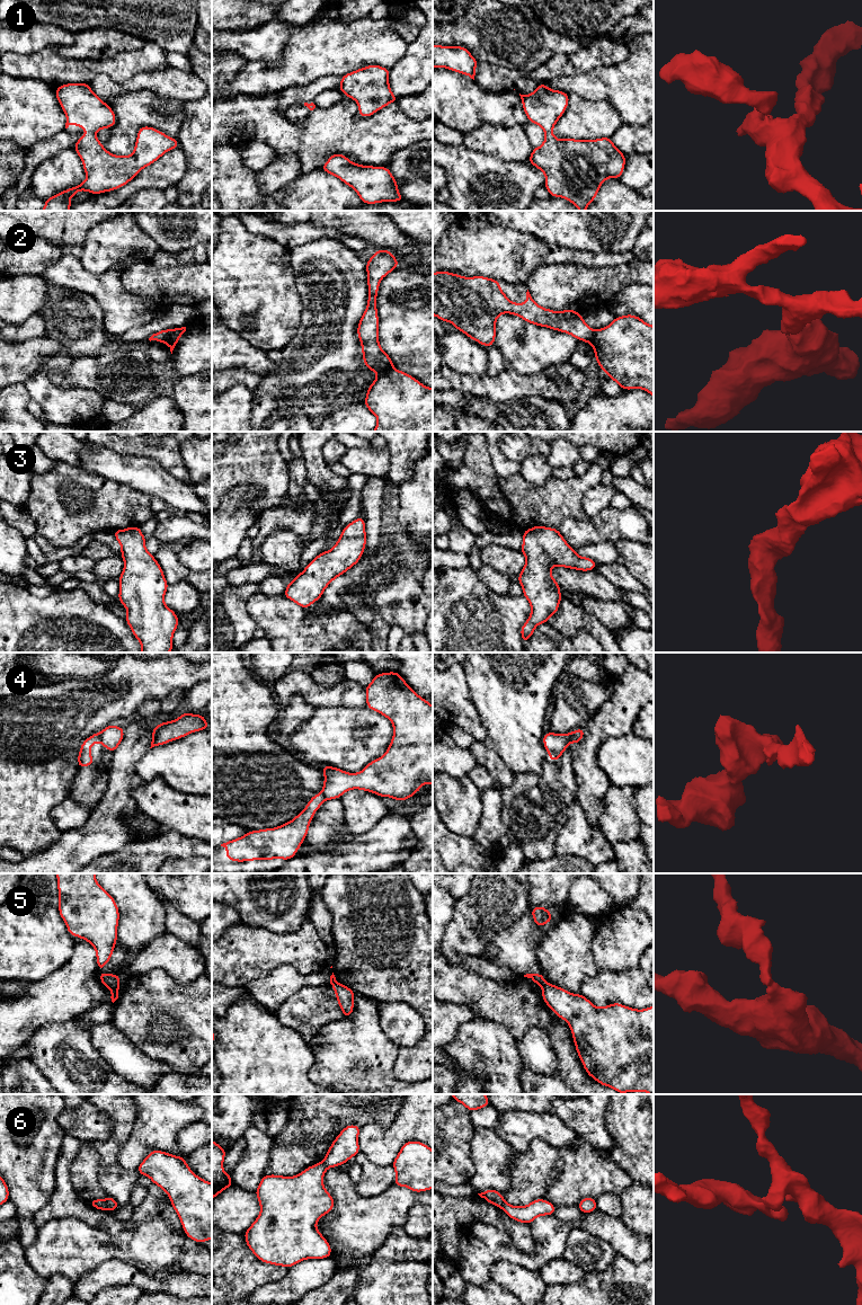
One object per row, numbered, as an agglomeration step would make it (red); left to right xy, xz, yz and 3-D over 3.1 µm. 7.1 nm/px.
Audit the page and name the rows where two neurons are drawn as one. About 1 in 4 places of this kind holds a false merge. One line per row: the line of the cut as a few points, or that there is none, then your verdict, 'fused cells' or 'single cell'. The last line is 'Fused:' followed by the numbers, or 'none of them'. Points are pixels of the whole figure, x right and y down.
1: no cut | single cell
2: xy (175, 328), (172, 334), (163, 342) | fused cells
3: no cut | single cell
4: xy (99, 733), (101, 742) | fused cells
5: xy (117, 985), (110, 990) | fused cells
6: xy (103, 1200), (108, 1209) | fused cells
Fused: 2, 4, 5, 6

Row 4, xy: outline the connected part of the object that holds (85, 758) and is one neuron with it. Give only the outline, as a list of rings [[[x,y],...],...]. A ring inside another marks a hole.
[[[95,733],[82,742],[78,754],[78,767],[87,767],[95,764],[90,749],[95,743],[101,743],[100,733]]]

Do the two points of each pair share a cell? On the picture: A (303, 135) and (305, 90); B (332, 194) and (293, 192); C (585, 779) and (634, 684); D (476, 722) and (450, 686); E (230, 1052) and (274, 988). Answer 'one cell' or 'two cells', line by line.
A: two cells
B: one cell
C: one cell
D: one cell
E: two cells

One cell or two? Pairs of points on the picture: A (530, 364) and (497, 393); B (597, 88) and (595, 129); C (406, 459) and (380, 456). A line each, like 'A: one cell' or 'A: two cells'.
A: two cells
B: two cells
C: two cells

